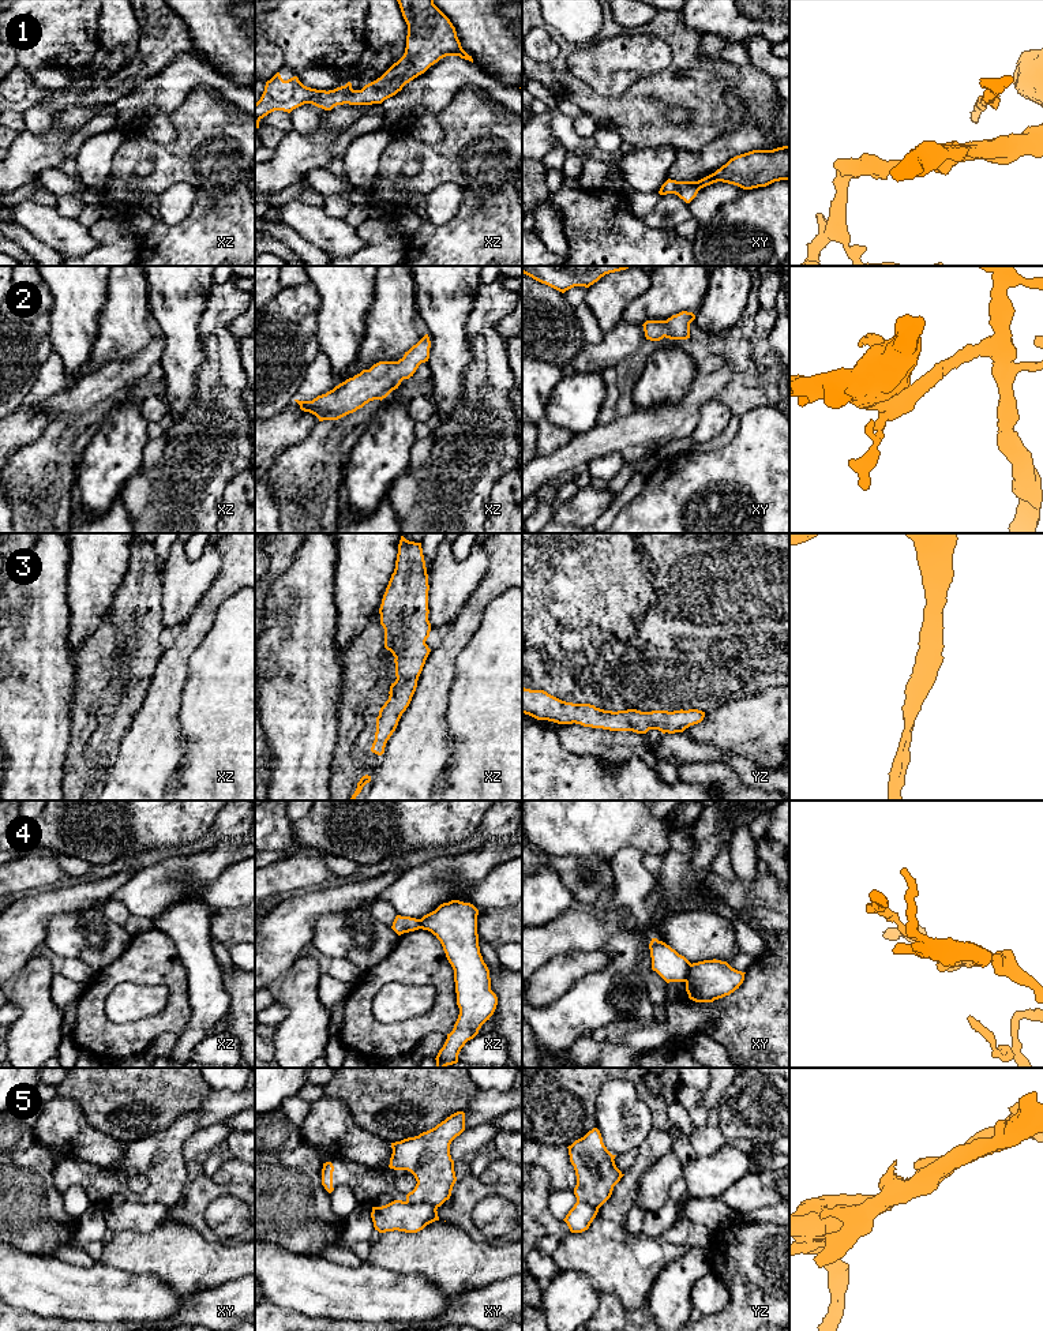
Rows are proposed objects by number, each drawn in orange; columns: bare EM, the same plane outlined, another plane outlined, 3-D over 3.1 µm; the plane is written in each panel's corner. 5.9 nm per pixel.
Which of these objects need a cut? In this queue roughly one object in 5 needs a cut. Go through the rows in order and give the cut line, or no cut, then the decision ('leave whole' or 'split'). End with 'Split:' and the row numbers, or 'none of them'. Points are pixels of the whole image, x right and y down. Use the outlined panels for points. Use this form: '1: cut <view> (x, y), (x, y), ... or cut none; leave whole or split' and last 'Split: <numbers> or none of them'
1: cut none; leave whole
2: cut none; leave whole
3: cut none; leave whole
4: cut xy (691, 964), (685, 981); split
5: cut xy (406, 1200), (409, 1203), (432, 1204), (436, 1208); split
Split: 4, 5

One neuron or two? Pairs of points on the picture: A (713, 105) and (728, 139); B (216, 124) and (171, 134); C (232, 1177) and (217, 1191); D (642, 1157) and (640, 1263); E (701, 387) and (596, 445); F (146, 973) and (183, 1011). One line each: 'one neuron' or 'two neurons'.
A: two neurons
B: two neurons
C: two neurons
D: one neuron
E: one neuron
F: one neuron

